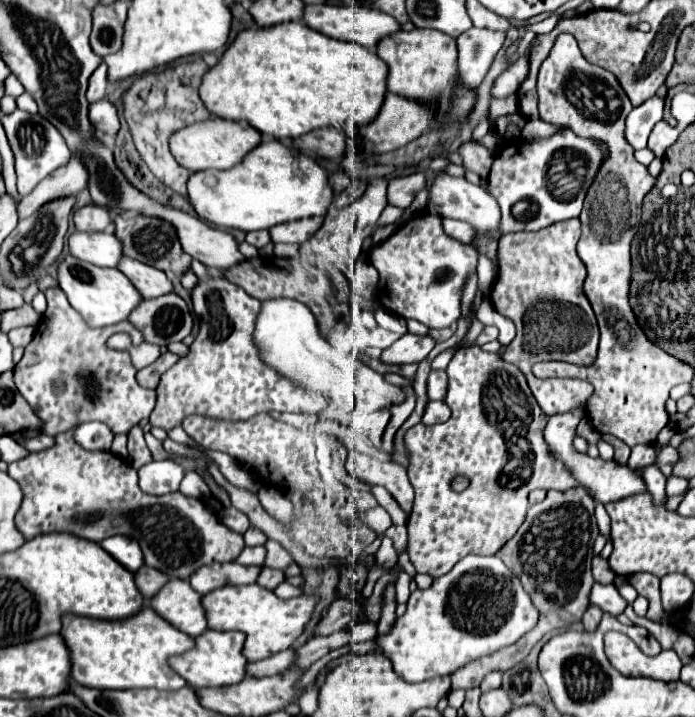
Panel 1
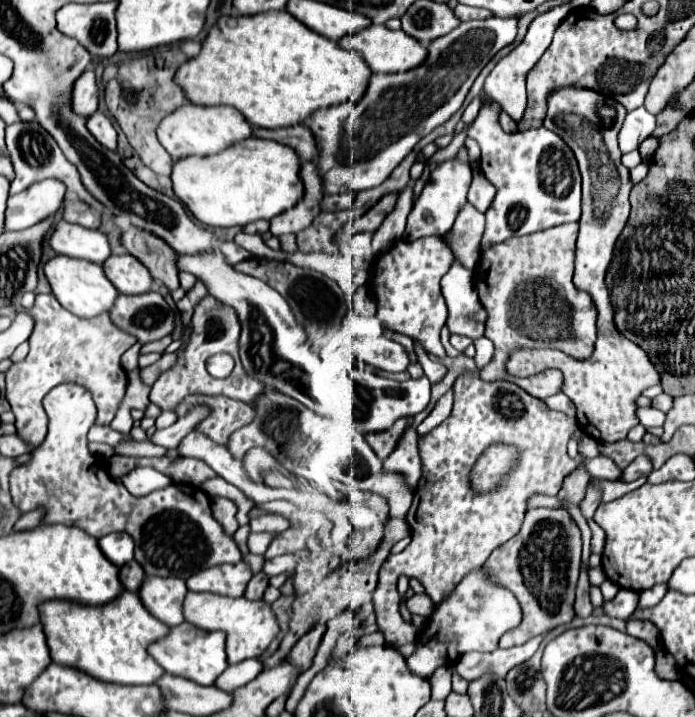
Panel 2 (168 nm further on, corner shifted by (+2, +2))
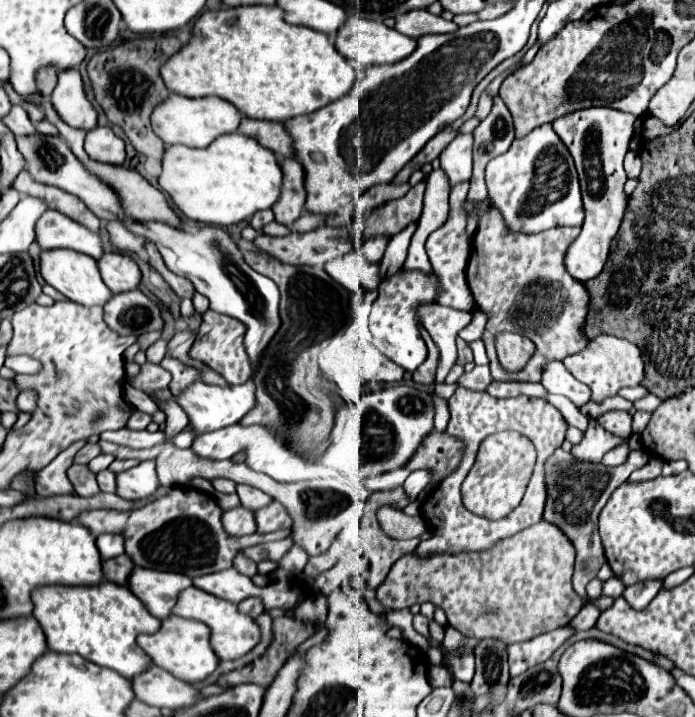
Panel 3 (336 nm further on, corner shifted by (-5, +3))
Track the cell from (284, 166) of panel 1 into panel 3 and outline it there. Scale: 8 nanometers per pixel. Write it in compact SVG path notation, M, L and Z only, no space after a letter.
M228 133L212 147L192 149L184 145L166 147L160 187L174 199L178 209L200 223L228 227L248 221L254 213L272 209L282 193L282 167L278 155L242 133Z

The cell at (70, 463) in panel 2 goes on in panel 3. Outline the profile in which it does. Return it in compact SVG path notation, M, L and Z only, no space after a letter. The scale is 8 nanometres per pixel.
M174 487L168 495L158 497L146 503L140 509L132 511L116 511L116 509L90 509L82 511L76 521L90 529L94 537L102 533L120 533L126 539L126 545L132 549L132 561L138 567L158 569L158 571L176 571L188 577L200 577L208 573L216 573L232 567L232 559L240 549L260 545L266 541L284 539L290 531L276 531L268 535L248 535L248 537L232 537L222 527L222 509L208 495L200 493L192 487Z

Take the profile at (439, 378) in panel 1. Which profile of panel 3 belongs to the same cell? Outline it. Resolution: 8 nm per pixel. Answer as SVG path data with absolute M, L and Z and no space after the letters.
M400 269L392 277L384 279L378 287L378 299L374 301L370 315L370 333L374 337L374 345L406 371L414 371L428 357L426 341L420 335L418 307L438 303L436 301L438 295L440 295L440 277L434 271L424 273Z

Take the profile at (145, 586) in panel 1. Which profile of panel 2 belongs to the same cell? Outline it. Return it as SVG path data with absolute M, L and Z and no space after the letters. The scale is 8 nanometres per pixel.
M131 560L129 564L119 568L119 576L121 576L121 584L123 584L125 590L137 592L141 582L143 582L143 578L145 578L145 572L143 572L143 568L135 560Z

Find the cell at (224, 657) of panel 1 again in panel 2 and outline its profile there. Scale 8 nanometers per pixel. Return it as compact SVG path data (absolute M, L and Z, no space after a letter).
M189 622L177 624L177 628L169 628L169 634L159 642L149 644L147 652L155 658L155 662L169 674L189 678L201 686L211 686L217 676L227 668L225 656L225 634L223 632L207 632Z

